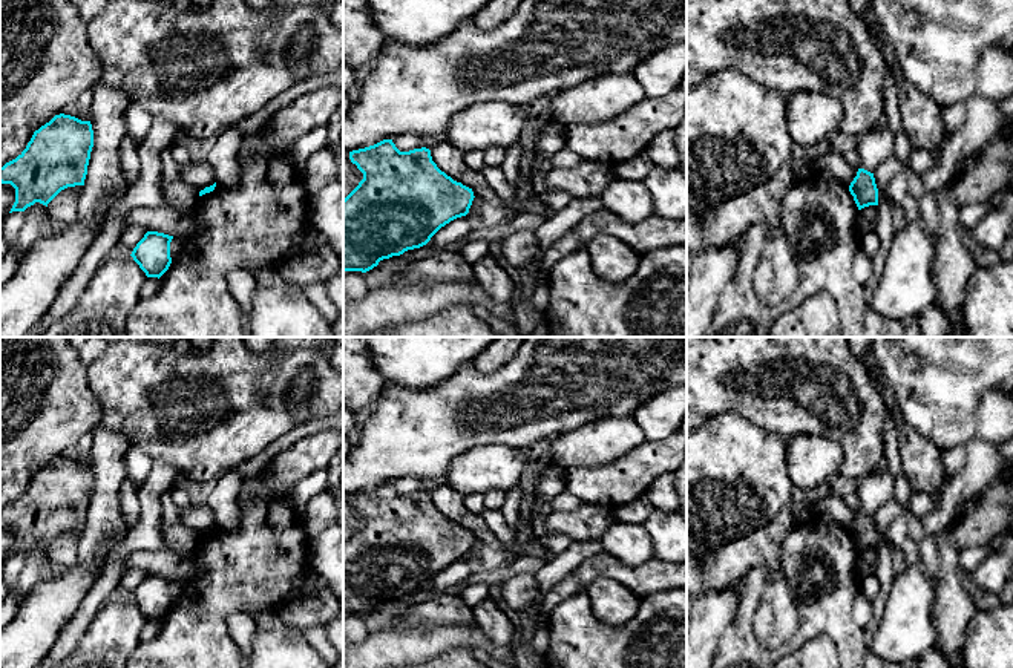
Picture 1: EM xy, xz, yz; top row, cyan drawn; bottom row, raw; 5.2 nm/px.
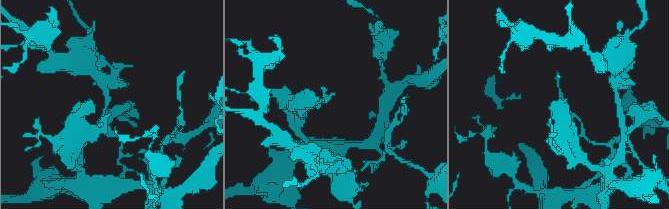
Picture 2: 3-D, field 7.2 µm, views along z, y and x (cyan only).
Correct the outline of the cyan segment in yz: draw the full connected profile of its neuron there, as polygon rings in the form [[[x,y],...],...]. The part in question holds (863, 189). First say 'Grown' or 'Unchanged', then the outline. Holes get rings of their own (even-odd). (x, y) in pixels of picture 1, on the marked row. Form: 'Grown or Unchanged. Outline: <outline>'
Grown. Outline: [[[886,121],[857,139],[860,156],[858,172],[849,185],[849,192],[858,210],[878,205],[878,188],[874,172],[889,158],[893,158],[893,133]]]

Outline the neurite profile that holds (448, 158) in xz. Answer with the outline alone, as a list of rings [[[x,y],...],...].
[[[447,141],[437,144],[431,150],[431,156],[441,172],[444,172],[454,181],[469,187],[474,192],[474,196],[492,205],[506,205],[513,211],[520,211],[526,205],[523,199],[518,199],[513,205],[504,204],[501,198],[493,192],[493,188],[487,184],[484,176],[480,172],[467,167],[464,162],[464,153]]]

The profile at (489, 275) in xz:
[[[489,253],[472,265],[475,282],[497,302],[512,303],[518,294],[518,287],[509,273],[497,262],[495,254]]]

